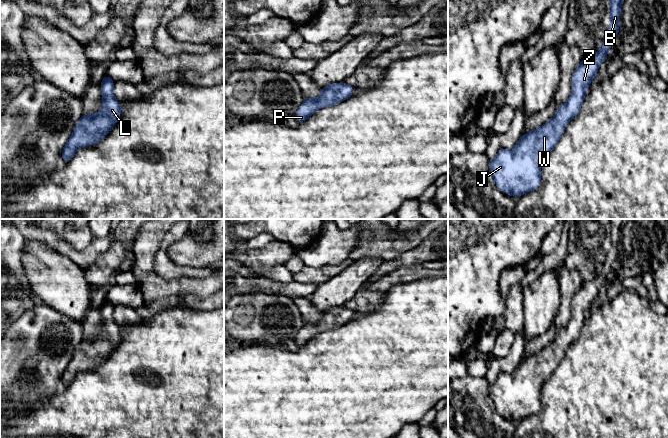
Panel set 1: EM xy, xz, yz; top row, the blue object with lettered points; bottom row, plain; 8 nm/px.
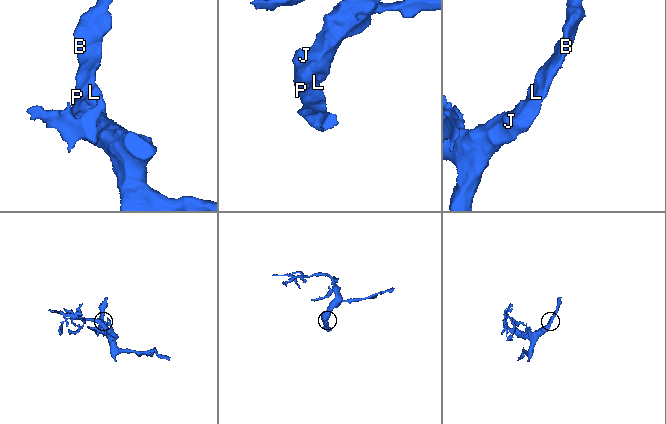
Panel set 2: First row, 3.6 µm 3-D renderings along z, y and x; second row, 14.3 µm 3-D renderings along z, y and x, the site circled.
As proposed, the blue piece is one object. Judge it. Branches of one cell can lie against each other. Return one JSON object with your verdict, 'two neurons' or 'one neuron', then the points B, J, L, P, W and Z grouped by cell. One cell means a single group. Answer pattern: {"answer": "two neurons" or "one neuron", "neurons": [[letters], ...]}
{"answer": "one neuron", "neurons": [["B", "J", "L", "P", "W", "Z"]]}

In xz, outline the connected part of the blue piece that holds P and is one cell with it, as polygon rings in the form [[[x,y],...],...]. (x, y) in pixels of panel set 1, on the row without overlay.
[[[333,307],[321,313],[321,318],[311,323],[305,321],[303,328],[299,331],[295,342],[298,347],[304,346],[308,343],[316,334],[333,330],[349,322],[353,317],[353,311],[343,307]]]

